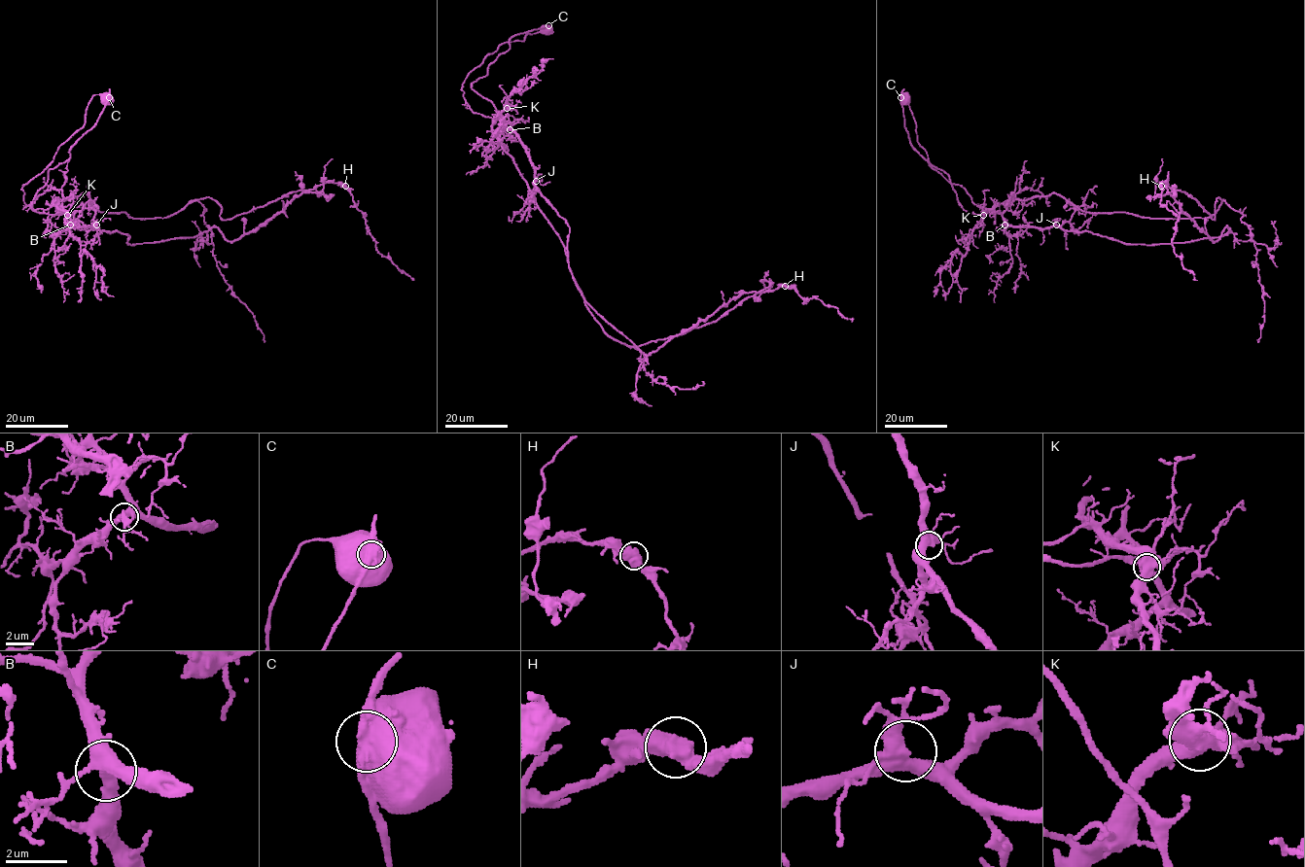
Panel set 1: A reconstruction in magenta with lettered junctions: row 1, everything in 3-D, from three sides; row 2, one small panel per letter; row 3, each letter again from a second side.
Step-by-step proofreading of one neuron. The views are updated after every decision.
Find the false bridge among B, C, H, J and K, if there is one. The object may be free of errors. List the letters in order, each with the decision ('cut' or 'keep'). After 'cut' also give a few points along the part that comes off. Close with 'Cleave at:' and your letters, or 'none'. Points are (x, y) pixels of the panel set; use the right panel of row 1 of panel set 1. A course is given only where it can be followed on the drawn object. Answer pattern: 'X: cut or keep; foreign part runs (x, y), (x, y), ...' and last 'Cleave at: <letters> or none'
B: keep
C: cut; foreign part runs (900, 97), (910, 145), (959, 204), (1012, 225), (1153, 245), (1229, 231), (1213, 241), (1155, 195), (1162, 158)
H: keep
J: keep
K: keep
Cleave at: C

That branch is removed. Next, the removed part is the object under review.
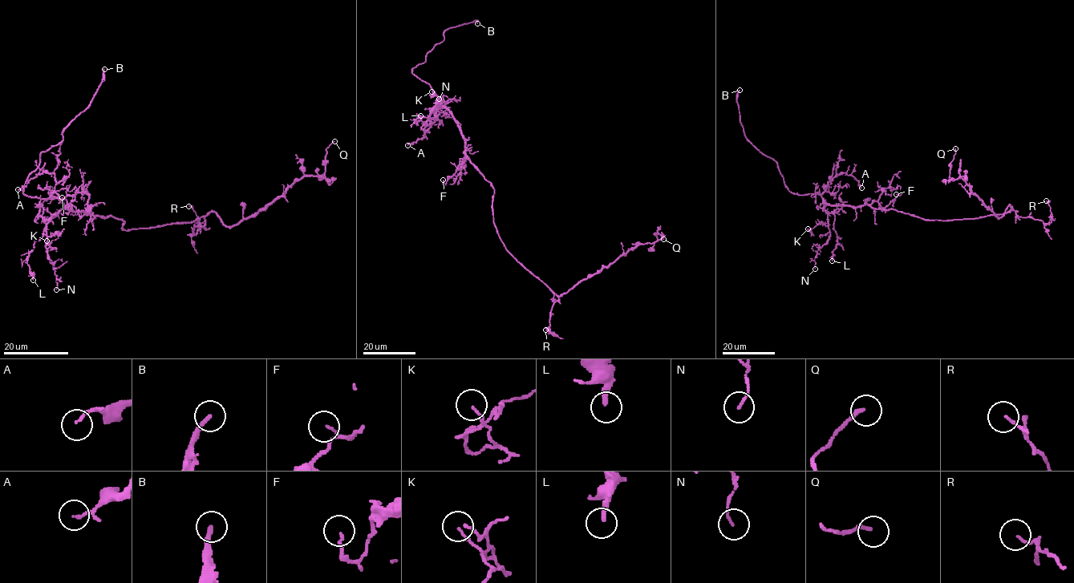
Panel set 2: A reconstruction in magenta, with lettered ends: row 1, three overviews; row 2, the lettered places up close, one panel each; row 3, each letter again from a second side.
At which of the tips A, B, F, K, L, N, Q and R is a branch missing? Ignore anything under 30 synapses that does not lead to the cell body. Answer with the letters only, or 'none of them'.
B

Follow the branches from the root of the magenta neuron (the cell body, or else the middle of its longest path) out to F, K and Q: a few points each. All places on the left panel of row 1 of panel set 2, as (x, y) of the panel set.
F: (123, 225), (123, 220), (113, 216), (93, 216), (88, 207), (80, 216), (74, 207), (62, 197)
K: (123, 225), (113, 216), (61, 209), (46, 230), (58, 237), (46, 240)
Q: (123, 225), (192, 223), (211, 212), (239, 224), (304, 176), (331, 179), (325, 156), (334, 141)

